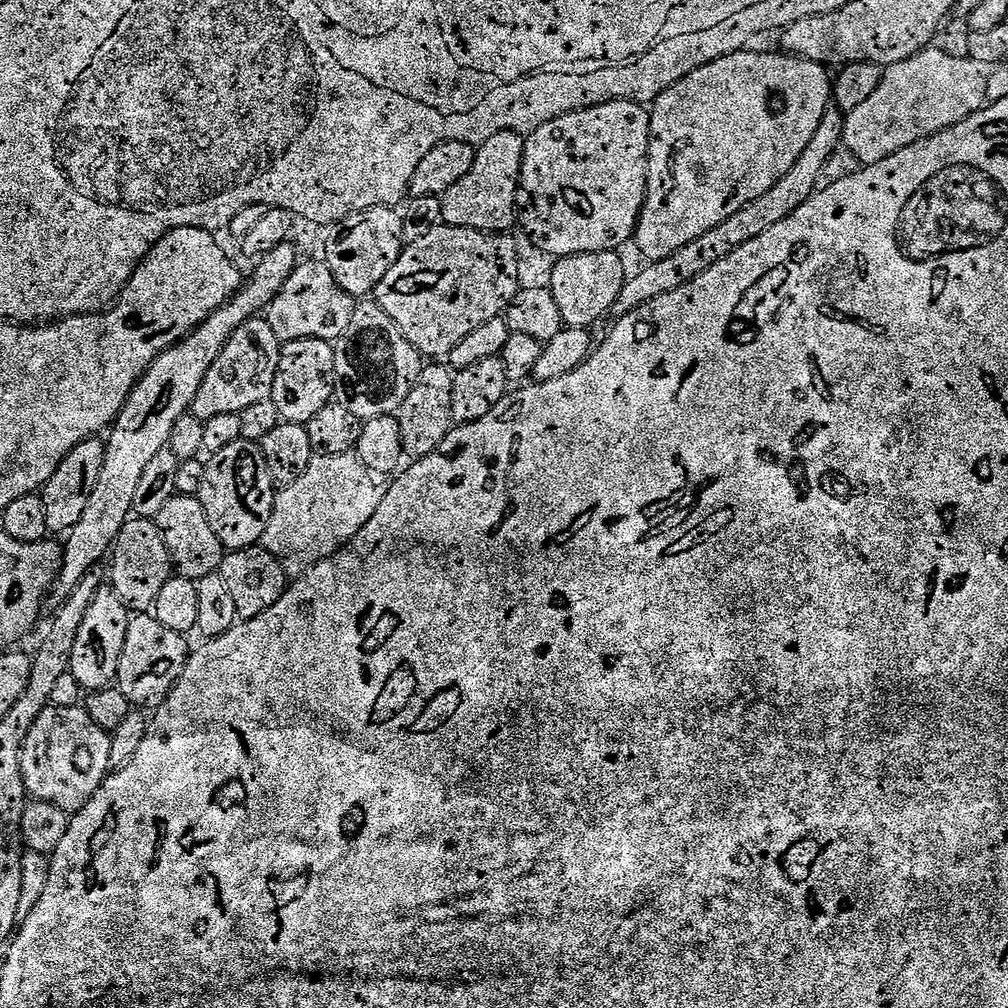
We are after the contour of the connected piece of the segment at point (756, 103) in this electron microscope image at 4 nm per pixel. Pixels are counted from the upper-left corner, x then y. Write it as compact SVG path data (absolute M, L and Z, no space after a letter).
M780 50L748 51L731 52L695 68L651 105L648 193L634 237L645 261L670 258L694 238L702 238L706 230L726 222L730 214L738 214L738 210L766 194L802 158L802 150L810 146L810 138L830 111L834 80L825 65Z

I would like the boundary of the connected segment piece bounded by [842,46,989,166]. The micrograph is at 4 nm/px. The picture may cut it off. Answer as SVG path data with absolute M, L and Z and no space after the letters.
M929 46L902 62L887 65L878 90L874 90L874 94L870 94L870 98L866 98L862 106L844 116L843 147L845 149L848 147L861 160L859 162L861 165L877 164L898 150L919 145L920 141L935 136L937 132L946 132L989 103L988 77L985 69L967 55L951 56L950 53L936 47Z

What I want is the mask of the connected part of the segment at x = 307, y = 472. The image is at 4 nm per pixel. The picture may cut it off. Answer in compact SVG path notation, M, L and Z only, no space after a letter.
M328 450L323 454L313 455L308 467L285 484L288 485L284 489L281 487L276 493L276 501L270 514L270 526L266 530L264 540L271 551L282 557L284 571L298 574L319 560L331 556L333 552L339 552L343 545L356 537L358 530L362 530L362 526L366 526L366 522L374 518L374 510L382 506L382 498L386 498L388 493L389 481L385 473L366 466L355 451Z

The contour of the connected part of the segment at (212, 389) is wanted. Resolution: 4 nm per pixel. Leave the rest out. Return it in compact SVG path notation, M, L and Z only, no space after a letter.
M253 318L240 324L228 341L224 343L220 353L214 358L206 378L202 378L202 386L198 386L198 394L190 409L191 415L199 416L201 420L206 421L211 416L218 415L219 412L241 413L251 403L265 399L272 390L272 383L276 377L276 367L280 361L281 347L282 342L274 334L268 319Z

